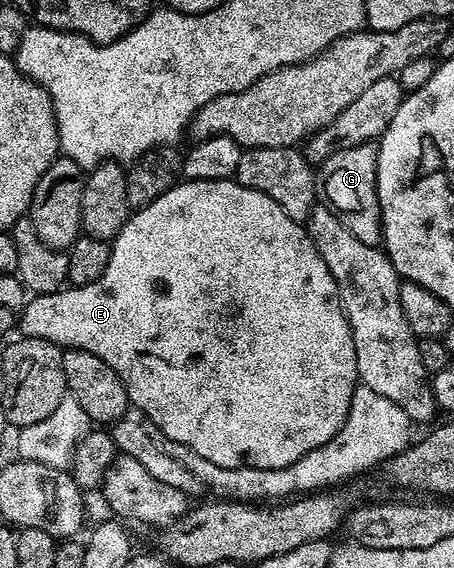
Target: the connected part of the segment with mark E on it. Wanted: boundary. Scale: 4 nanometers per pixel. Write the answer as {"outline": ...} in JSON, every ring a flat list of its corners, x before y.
{"outline":[[235,178,219,179,218,181,181,181,166,193,162,193,162,197,158,197,158,201,150,201,150,205,133,210,129,214,128,220,124,223,124,228,116,234,115,239,111,240,110,246,112,248,110,261,106,265,103,277,98,281,94,281,85,287,72,287,71,289,61,290,59,293,38,295,29,298,18,315,19,334,29,339,45,339,46,341,55,343,61,349,76,348,78,350,89,351,95,357,101,358,110,369,116,371,117,377,124,383,129,404,135,409,137,407,141,411,139,414,145,420,153,422,157,426,157,429,160,430,161,436,169,444,177,443,180,446,186,446,189,452,192,452,198,457,205,458,206,461,213,462,214,465,230,468,236,468,238,466,252,467,253,469,262,470,282,469,284,466,293,465,294,462,298,461,304,454,310,453,311,450,325,445,329,436,338,433,340,427,347,419,347,413,351,407,351,397,354,395,358,384,354,341,350,333,348,318,345,317,344,310,340,304,340,294,336,288,336,282,326,265,326,261,322,261,322,253,318,253,314,241,309,237,307,226,294,222,284,212,282,205,270,201,270,197,266,197,266,193,258,193,254,189,246,189,243,185,236,182]]}

